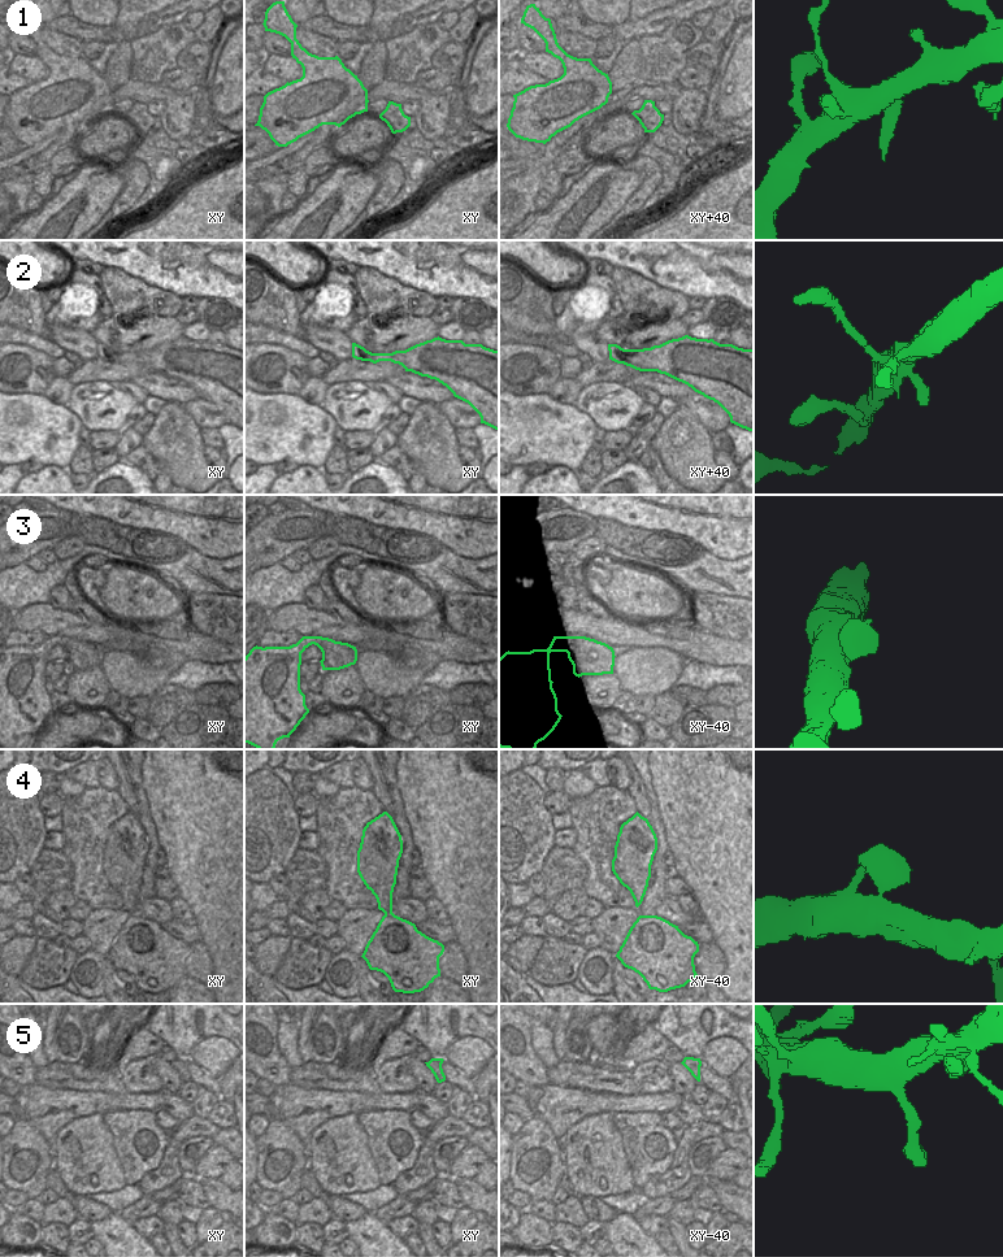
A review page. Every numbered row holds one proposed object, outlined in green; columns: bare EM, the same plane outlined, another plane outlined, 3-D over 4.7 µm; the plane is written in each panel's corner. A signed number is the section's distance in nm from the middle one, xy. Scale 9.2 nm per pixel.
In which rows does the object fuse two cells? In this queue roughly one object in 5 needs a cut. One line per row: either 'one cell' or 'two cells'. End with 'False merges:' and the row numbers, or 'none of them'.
1: one cell
2: one cell
3: one cell
4: one cell
5: one cell
False merges: none of them

